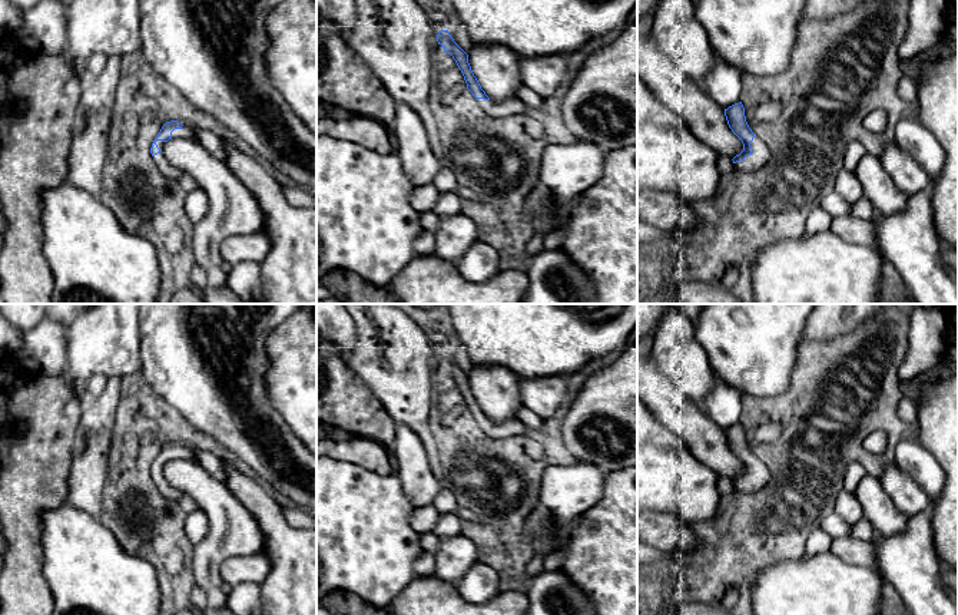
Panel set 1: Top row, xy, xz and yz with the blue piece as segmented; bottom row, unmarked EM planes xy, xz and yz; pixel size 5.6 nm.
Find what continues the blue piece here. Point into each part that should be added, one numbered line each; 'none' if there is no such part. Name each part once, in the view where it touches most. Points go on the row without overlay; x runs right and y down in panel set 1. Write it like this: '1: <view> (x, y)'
1: yz (759, 478)

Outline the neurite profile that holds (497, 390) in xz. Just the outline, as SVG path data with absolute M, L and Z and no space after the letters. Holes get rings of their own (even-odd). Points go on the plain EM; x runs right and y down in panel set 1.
M473 366L468 384L485 416L495 423L516 419L523 406L520 377L504 367Z

